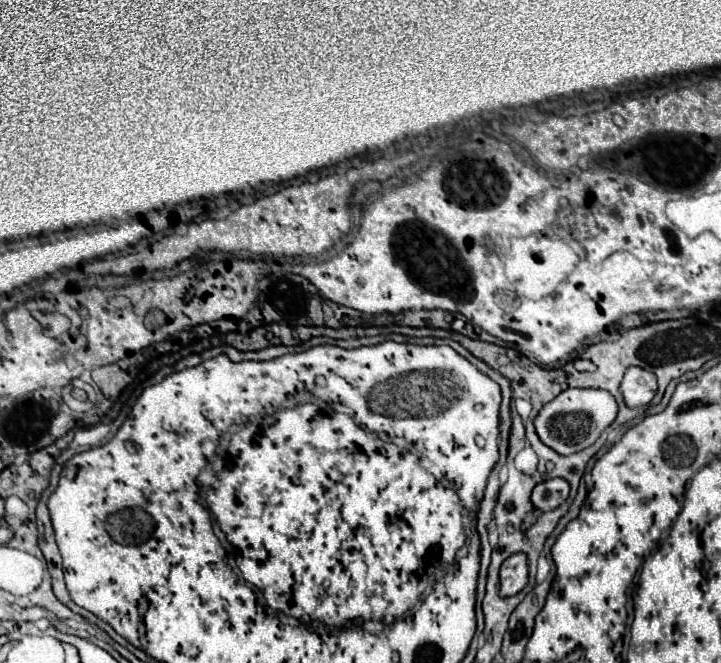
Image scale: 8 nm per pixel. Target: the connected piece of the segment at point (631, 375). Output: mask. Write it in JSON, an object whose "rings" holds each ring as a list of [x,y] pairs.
{"rings":[[[628,368],[624,374],[624,380],[620,384],[620,390],[624,394],[624,402],[630,408],[636,406],[648,406],[656,394],[656,374],[648,372],[646,368]]]}

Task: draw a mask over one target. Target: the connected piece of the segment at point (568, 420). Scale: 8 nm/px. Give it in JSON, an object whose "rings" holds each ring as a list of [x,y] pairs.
{"rings":[[[568,388],[548,402],[534,420],[540,440],[558,454],[574,454],[592,446],[600,434],[616,420],[618,404],[608,390],[600,388]]]}

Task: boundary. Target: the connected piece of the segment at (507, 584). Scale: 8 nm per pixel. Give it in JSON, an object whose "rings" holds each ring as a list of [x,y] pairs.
{"rings":[[[514,554],[500,568],[500,596],[518,594],[528,582],[528,556]]]}

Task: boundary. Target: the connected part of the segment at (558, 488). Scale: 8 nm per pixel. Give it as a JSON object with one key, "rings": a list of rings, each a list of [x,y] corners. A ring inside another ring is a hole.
{"rings":[[[552,478],[548,482],[542,482],[532,492],[532,502],[538,510],[554,510],[562,502],[566,502],[570,496],[570,484],[564,478]]]}

